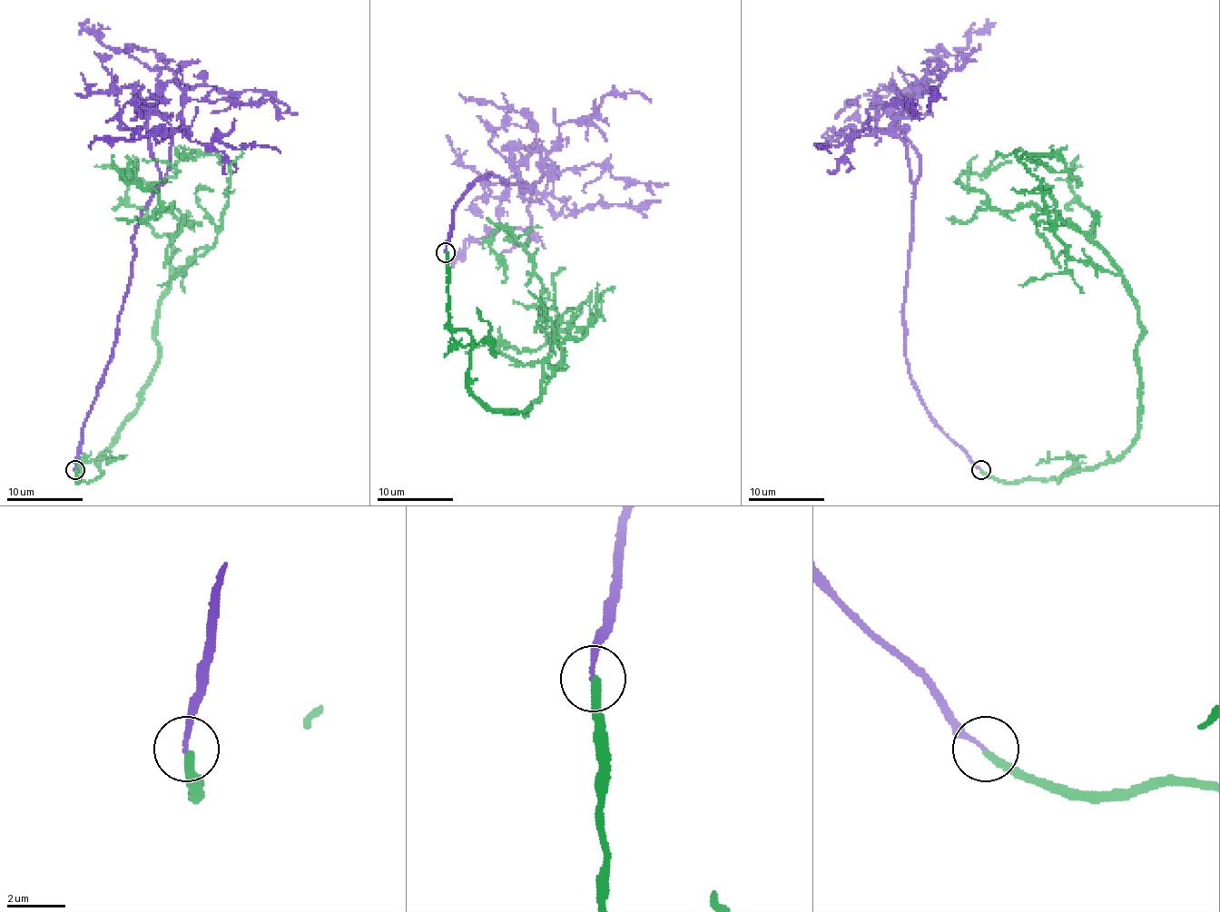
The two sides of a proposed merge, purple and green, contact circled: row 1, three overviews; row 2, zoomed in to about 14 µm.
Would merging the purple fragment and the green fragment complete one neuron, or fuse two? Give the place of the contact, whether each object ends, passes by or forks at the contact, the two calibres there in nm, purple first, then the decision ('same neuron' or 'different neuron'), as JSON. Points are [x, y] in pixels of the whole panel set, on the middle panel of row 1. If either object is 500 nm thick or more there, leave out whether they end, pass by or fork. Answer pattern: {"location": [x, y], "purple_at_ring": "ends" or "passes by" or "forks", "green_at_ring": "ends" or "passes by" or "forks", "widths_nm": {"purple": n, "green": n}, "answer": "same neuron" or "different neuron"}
{"location": [446, 252], "purple_at_ring": "ends", "green_at_ring": "ends", "widths_nm": {"purple": 140, "green": 260}, "answer": "different neuron"}

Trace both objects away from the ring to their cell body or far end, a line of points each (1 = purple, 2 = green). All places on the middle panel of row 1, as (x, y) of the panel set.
1: (446, 252), (454, 210), (480, 177), (532, 191), (516, 171), (530, 194), (530, 225), (467, 240), (450, 267)
2: (446, 252), (469, 386), (488, 408), (526, 412), (549, 353), (542, 279), (497, 229), (501, 282)

